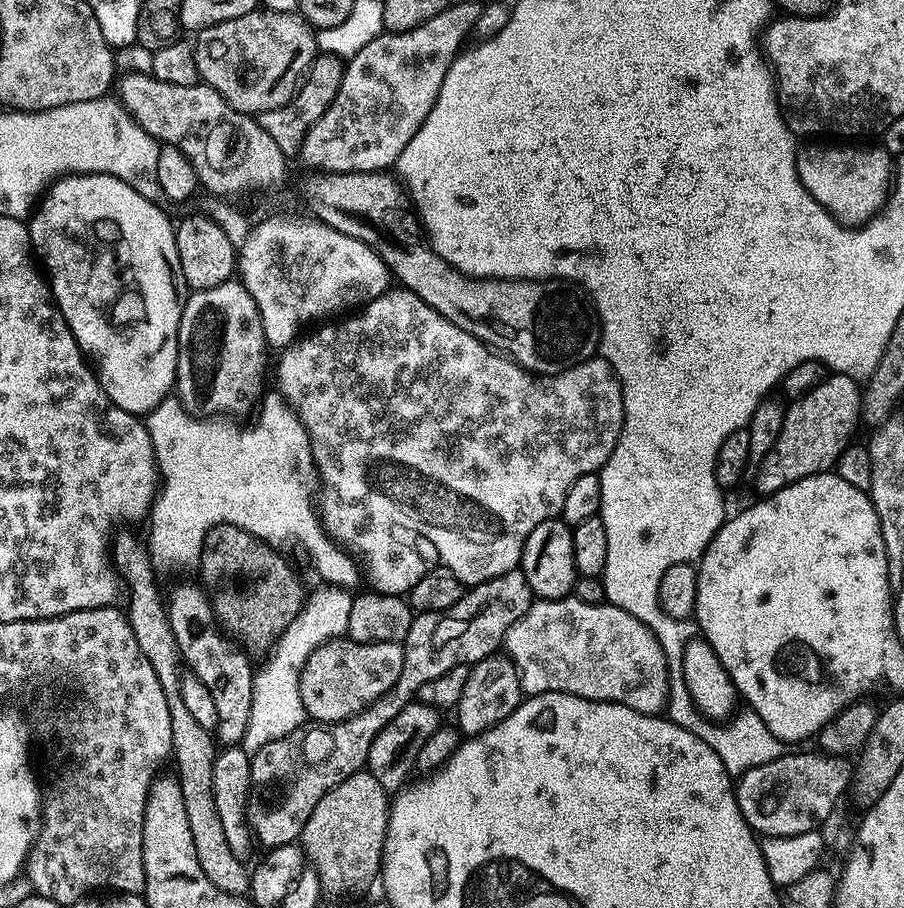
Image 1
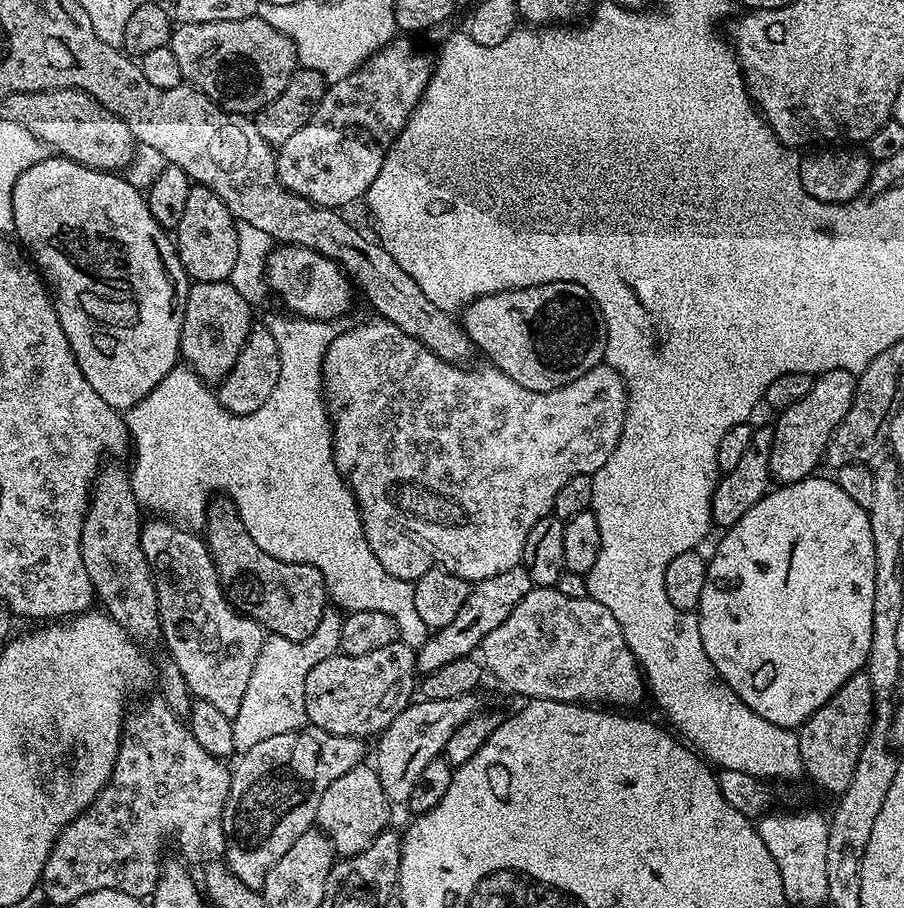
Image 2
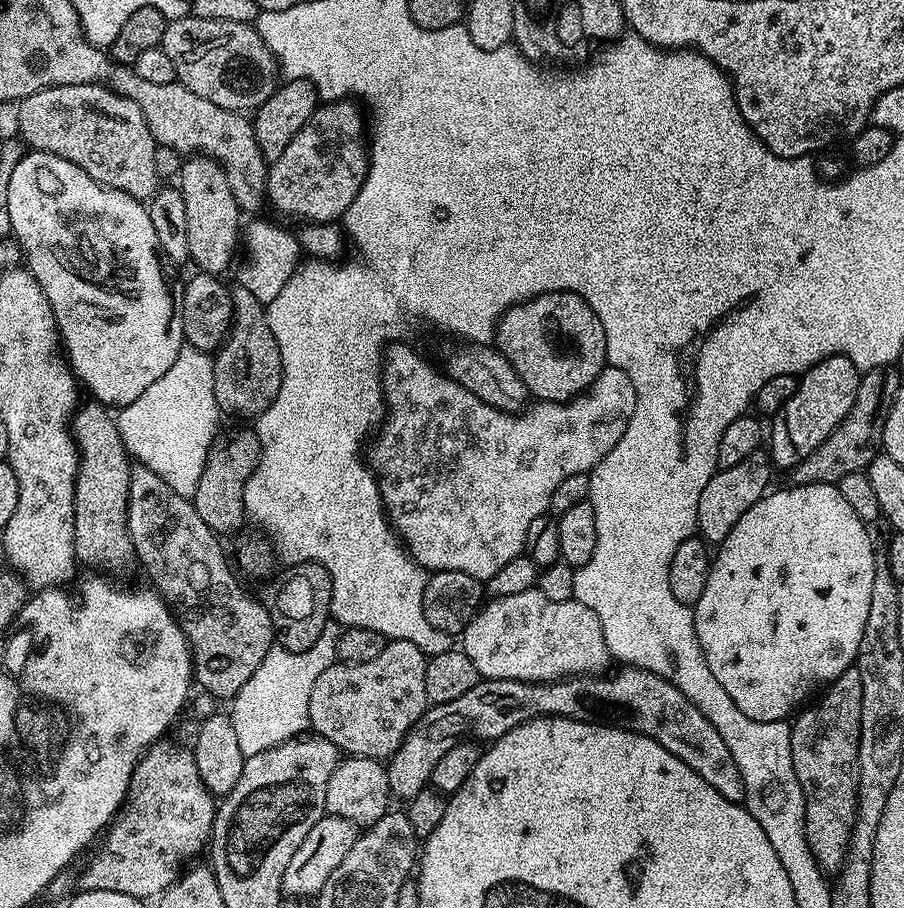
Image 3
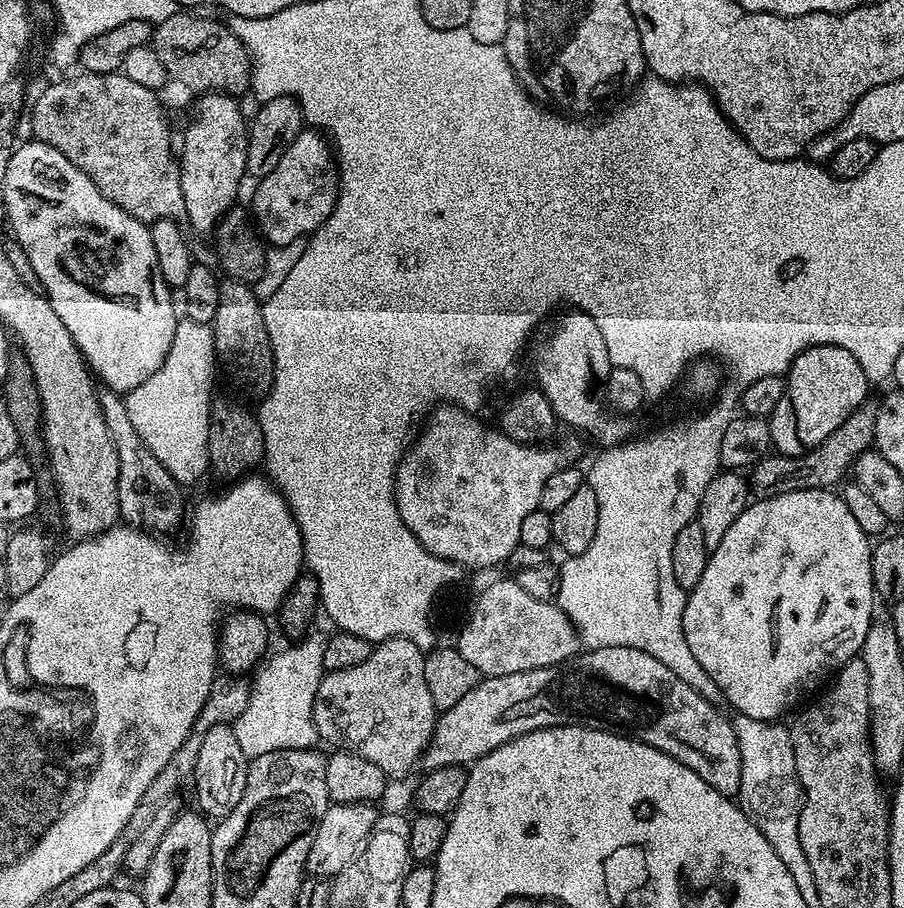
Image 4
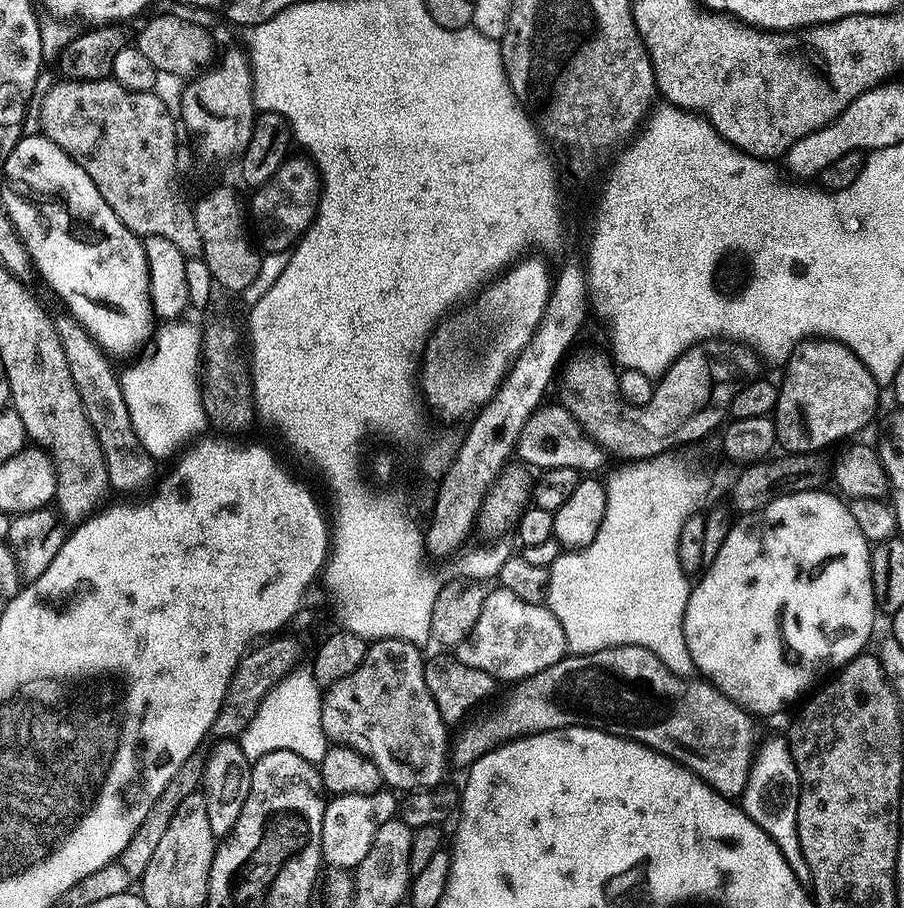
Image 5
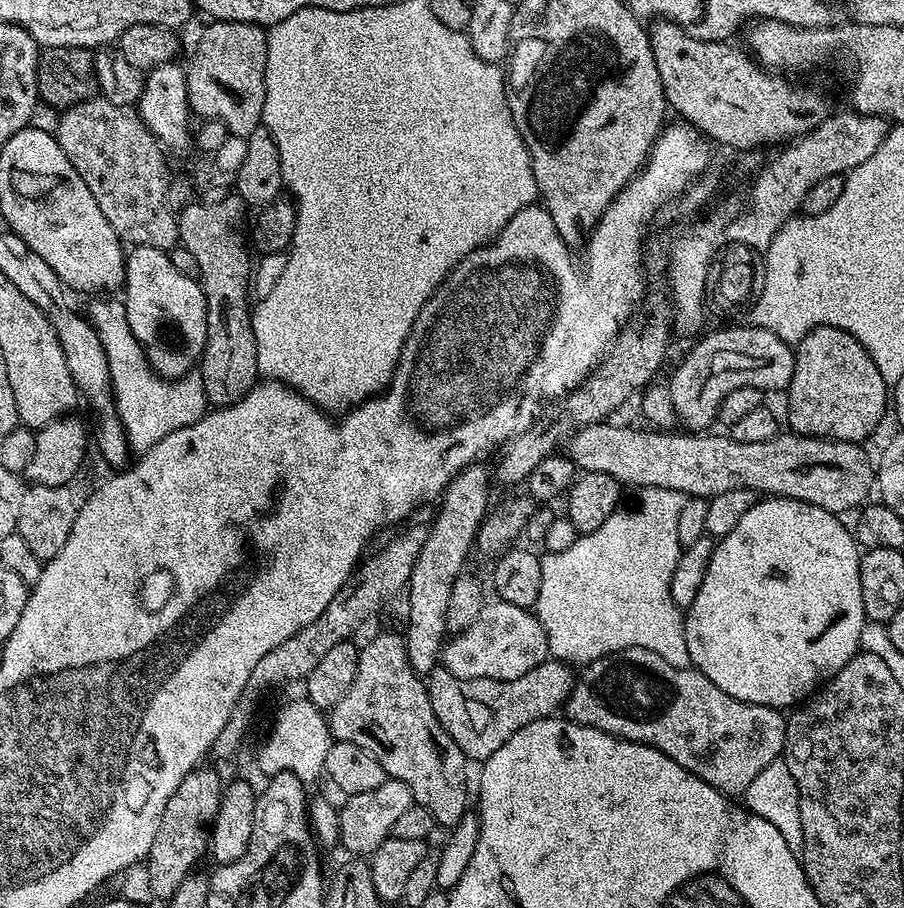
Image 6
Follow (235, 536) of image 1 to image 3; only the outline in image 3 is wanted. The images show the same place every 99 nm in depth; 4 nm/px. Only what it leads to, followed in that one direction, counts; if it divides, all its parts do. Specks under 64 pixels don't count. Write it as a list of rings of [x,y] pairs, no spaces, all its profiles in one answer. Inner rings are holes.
[[[255,427],[228,428],[225,432],[212,436],[212,445],[208,451],[206,462],[202,466],[202,474],[198,478],[198,486],[190,497],[194,510],[217,534],[232,532],[243,520],[244,491],[250,474],[254,472],[260,461],[260,440],[256,437]],[[311,562],[290,564],[283,570],[285,572],[277,571],[267,581],[269,584],[266,603],[272,619],[274,636],[281,648],[308,650],[318,641],[332,607],[332,579],[326,566]]]

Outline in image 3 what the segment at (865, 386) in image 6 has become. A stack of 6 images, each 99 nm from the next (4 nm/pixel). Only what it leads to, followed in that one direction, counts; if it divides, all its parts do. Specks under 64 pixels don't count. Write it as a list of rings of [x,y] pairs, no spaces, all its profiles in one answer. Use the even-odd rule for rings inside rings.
[[[828,356],[822,362],[808,369],[799,377],[796,392],[771,417],[772,424],[772,448],[770,447],[770,459],[777,469],[791,470],[796,464],[801,464],[846,418],[850,406],[854,406],[854,394],[858,394],[858,386],[861,378],[860,369],[850,362],[845,356]]]

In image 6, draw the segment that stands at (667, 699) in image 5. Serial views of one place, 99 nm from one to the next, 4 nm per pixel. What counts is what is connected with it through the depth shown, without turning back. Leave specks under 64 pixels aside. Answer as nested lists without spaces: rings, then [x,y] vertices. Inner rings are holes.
[[[627,648],[603,656],[583,665],[575,677],[572,692],[564,702],[563,715],[587,728],[597,728],[619,740],[632,740],[635,744],[648,744],[662,754],[674,758],[690,774],[702,778],[714,790],[729,798],[743,797],[744,791],[770,766],[770,762],[781,759],[784,751],[784,725],[786,716],[779,708],[765,704],[742,702],[730,698],[726,690],[718,690],[710,678],[695,668],[675,668],[658,658],[650,650]]]

